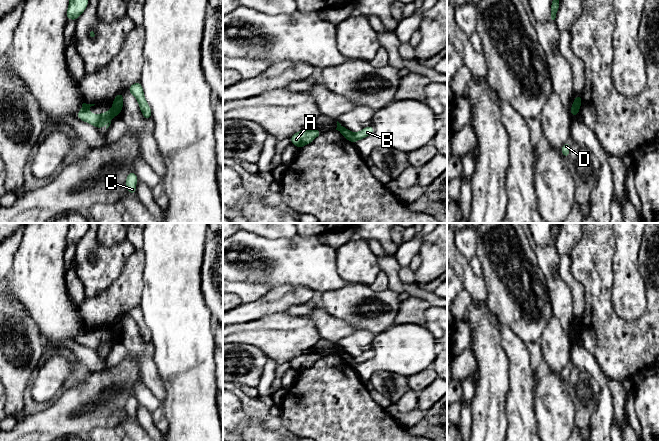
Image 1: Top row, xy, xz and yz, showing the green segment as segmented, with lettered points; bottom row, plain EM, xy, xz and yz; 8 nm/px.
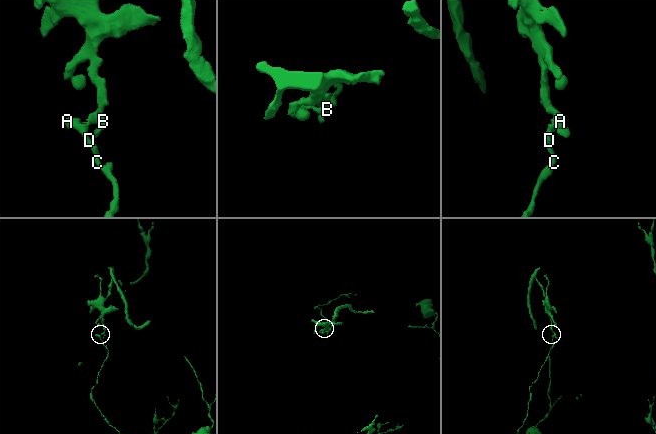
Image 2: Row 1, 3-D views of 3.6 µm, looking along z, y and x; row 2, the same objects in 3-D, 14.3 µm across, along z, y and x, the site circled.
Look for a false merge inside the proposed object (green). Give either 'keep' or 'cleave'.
cleave

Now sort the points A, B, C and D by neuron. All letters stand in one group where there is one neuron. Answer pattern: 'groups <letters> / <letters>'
groups A C D / B

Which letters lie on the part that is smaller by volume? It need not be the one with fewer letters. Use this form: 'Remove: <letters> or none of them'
Remove: B

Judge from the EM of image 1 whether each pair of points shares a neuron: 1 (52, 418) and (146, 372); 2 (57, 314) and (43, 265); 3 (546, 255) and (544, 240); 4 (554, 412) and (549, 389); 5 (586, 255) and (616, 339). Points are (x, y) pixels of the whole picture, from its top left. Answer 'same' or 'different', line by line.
1: different
2: same
3: different
4: same
5: same

